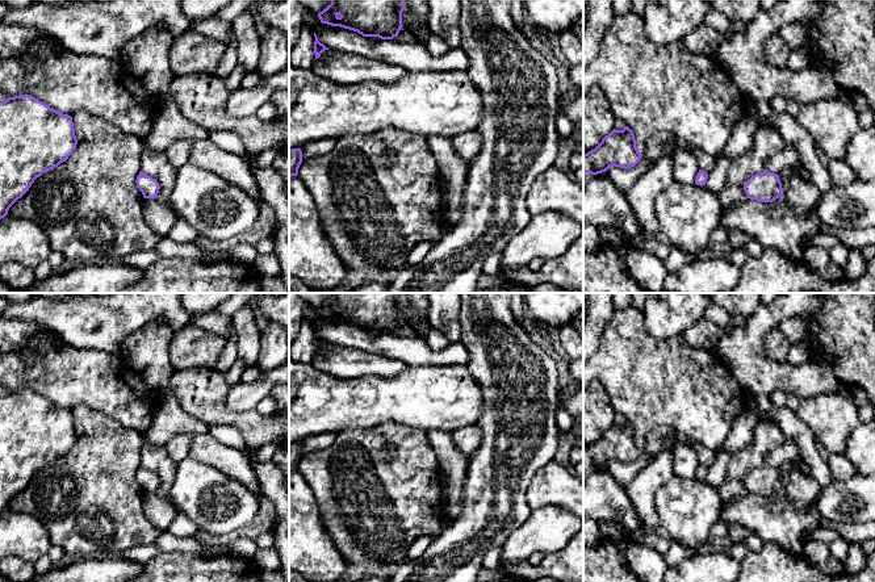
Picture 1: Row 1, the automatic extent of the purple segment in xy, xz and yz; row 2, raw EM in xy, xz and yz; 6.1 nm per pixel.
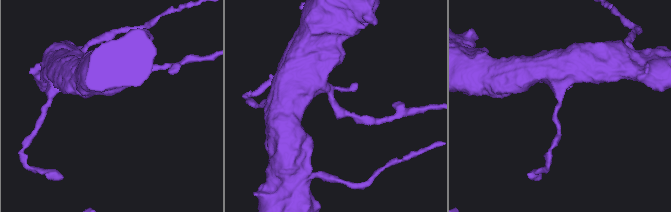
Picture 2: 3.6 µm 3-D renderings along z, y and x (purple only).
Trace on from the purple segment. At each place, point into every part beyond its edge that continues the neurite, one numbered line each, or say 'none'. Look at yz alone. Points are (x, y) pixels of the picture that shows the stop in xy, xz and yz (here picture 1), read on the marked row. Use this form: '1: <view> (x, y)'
none

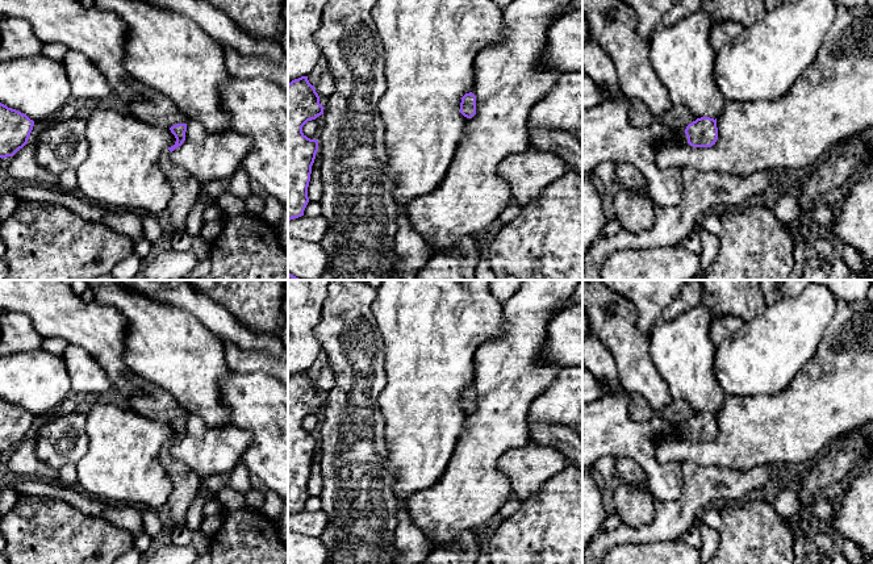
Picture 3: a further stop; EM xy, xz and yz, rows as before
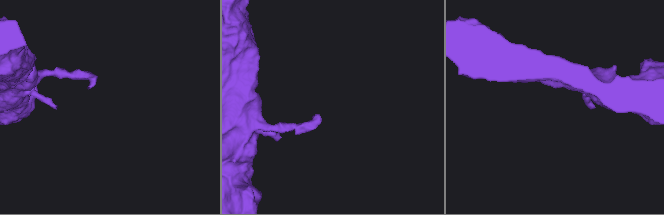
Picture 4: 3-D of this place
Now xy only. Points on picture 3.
1: xy (186, 189)

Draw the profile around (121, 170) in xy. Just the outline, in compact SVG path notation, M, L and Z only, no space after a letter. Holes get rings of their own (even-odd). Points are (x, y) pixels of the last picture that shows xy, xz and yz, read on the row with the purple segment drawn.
M95 109L84 120L88 151L85 160L76 170L82 193L106 208L142 209L163 218L172 197L172 187L159 167L159 158L176 142L171 130L112 109Z

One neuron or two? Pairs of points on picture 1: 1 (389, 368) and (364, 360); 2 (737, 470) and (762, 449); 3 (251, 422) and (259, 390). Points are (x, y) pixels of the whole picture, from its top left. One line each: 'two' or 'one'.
1: one
2: one
3: two

